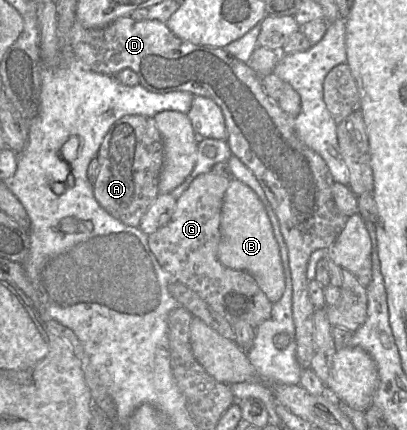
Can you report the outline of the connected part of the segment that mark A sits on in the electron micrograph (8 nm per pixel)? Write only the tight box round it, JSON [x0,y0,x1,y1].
[93,115,164,227]

